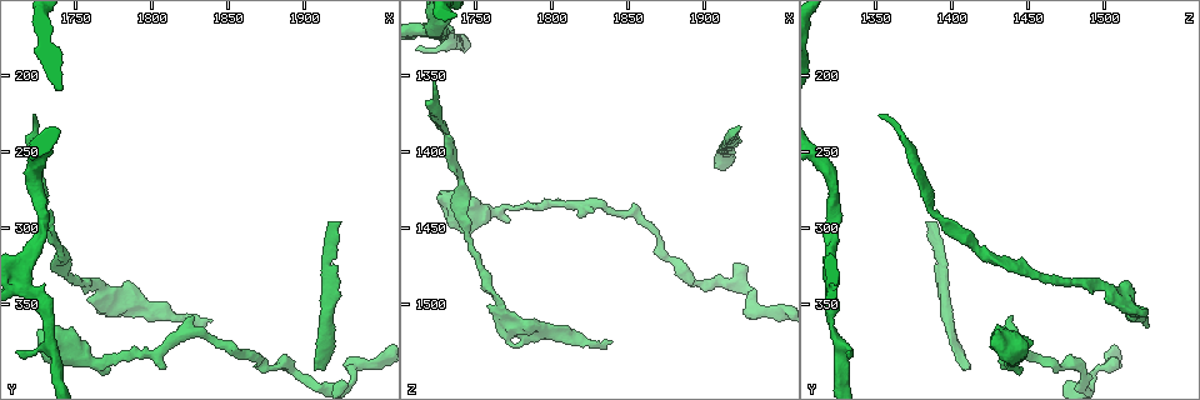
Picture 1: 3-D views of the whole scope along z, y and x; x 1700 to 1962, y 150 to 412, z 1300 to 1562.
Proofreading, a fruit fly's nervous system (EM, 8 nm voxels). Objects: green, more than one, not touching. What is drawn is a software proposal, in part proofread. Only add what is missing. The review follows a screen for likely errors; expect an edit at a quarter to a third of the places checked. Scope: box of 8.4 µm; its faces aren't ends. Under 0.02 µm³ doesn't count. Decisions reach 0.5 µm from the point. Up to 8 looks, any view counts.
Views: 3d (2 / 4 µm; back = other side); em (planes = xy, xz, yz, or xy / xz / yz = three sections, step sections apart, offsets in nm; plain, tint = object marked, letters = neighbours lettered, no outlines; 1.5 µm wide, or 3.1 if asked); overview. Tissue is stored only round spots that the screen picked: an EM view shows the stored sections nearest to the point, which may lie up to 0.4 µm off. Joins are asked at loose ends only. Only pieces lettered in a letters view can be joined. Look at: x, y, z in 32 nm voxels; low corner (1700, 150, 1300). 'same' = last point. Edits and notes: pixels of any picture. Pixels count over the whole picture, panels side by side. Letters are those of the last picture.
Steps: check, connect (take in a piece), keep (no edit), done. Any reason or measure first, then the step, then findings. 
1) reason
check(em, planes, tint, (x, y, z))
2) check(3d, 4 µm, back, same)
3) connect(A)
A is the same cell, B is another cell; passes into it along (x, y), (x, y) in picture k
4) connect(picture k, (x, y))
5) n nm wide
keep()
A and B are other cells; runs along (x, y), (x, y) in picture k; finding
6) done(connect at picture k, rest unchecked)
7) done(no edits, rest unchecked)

long arm stops here
check(em, planes, plain, (1722, 226, 1350))

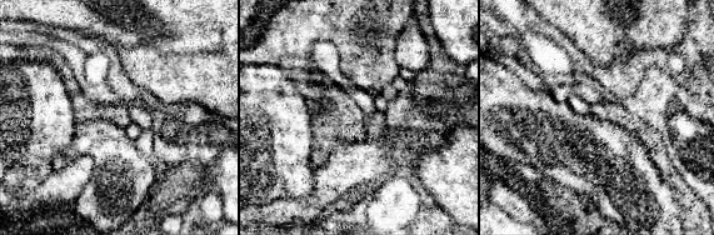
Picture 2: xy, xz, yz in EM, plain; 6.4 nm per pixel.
see the neighbours
check(em, planes, letters, same)

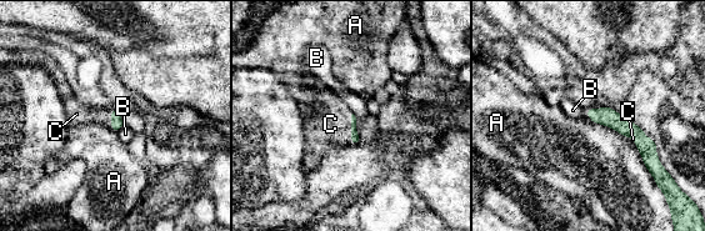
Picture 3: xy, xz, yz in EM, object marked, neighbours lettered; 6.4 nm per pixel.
connect(C)
C is the same cell, A and B are other cells; passes into it along (355, 139), (351, 129), (330, 124) in picture 3; the cell continues

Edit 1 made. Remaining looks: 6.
tapers out
check(3d, 4 µm, (1918, 296, 1382))

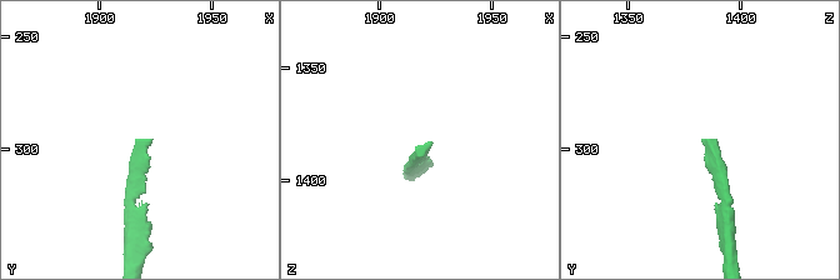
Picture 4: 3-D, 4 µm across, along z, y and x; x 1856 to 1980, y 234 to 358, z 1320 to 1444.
check(em, planes, letters, (1921, 297, 1383))

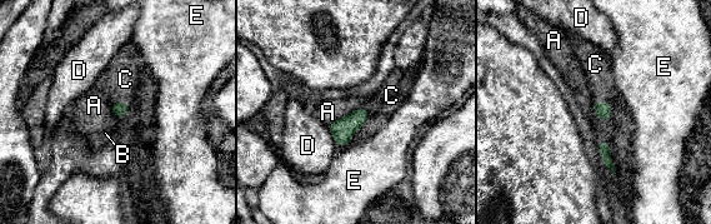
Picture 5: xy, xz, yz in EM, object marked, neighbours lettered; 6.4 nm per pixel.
connect(C)
C is the same cell, A, B, D and E are other cells; passes into it along (602, 110), (609, 103), (596, 68) in picture 5; the cell continues

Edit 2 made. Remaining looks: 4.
check(overview)

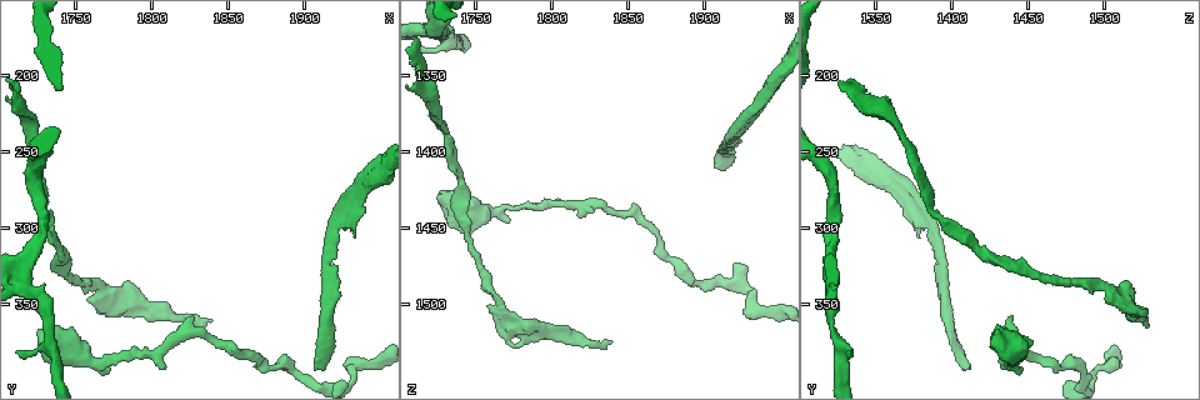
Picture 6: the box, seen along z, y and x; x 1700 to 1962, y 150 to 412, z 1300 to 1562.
end of a long branch
check(em, xy, step 4, letters, (1904, 394, 1408))

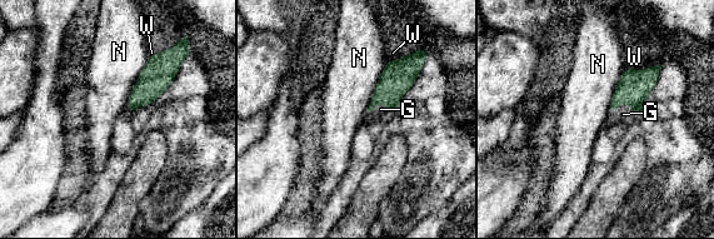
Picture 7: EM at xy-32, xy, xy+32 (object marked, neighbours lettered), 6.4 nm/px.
connect(G)
G is the same cell, N and W are other cells; passes into it along (634, 85), (623, 103), (623, 114) in picture 7; it goes on there

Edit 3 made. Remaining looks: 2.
done(connect at picture 3, connect at picture 5, connect at picture 7, rest unchecked)

